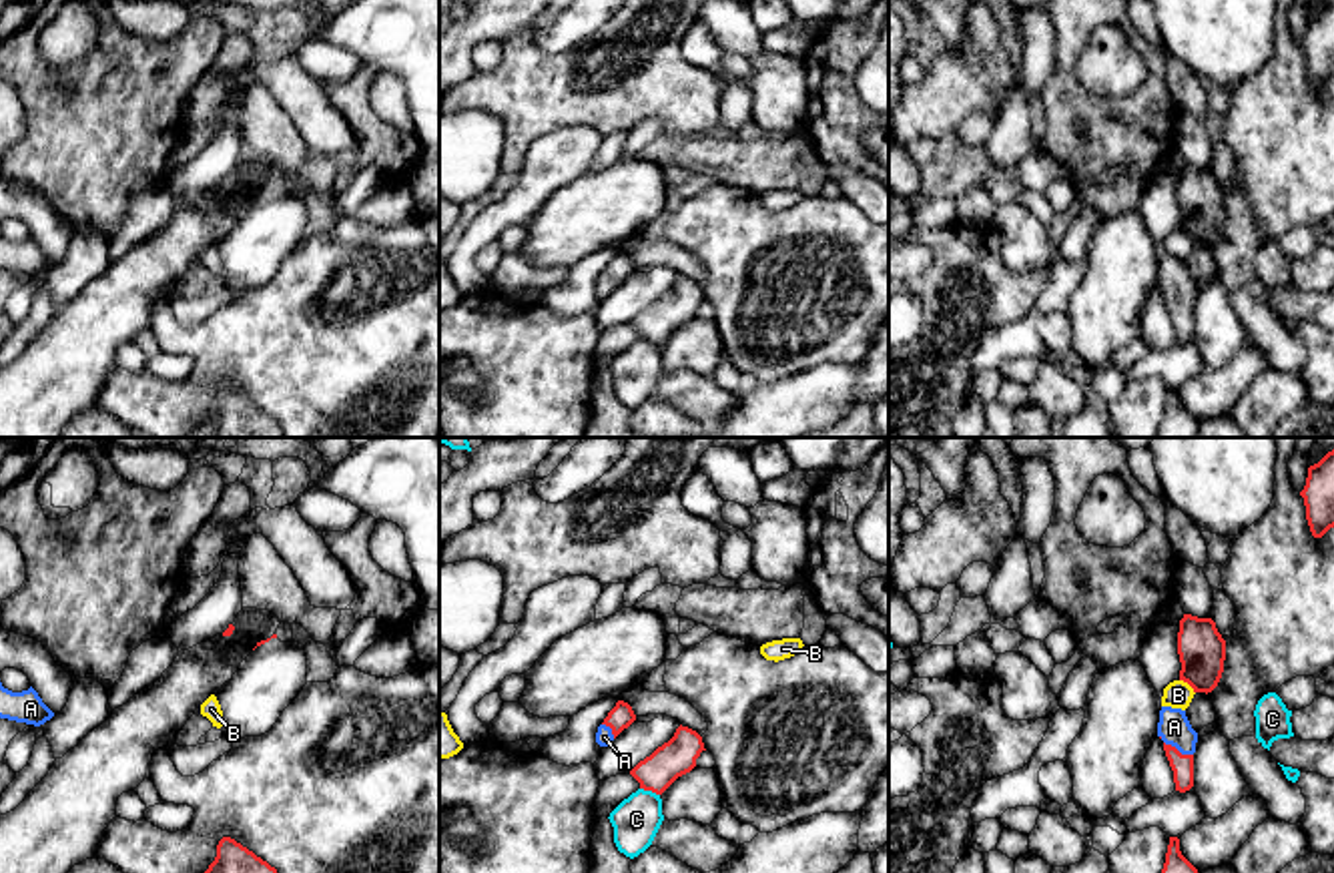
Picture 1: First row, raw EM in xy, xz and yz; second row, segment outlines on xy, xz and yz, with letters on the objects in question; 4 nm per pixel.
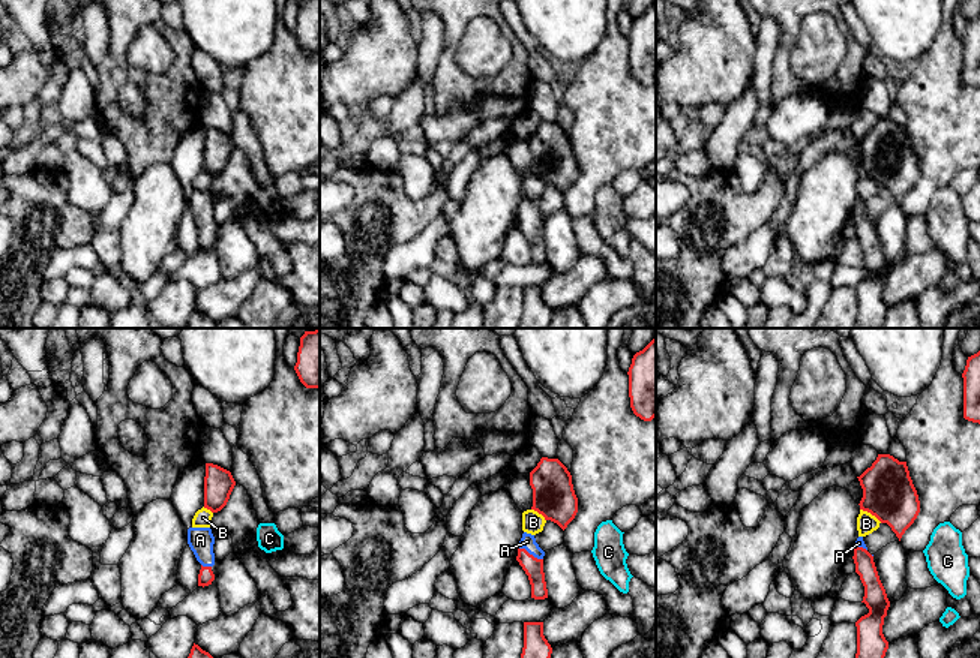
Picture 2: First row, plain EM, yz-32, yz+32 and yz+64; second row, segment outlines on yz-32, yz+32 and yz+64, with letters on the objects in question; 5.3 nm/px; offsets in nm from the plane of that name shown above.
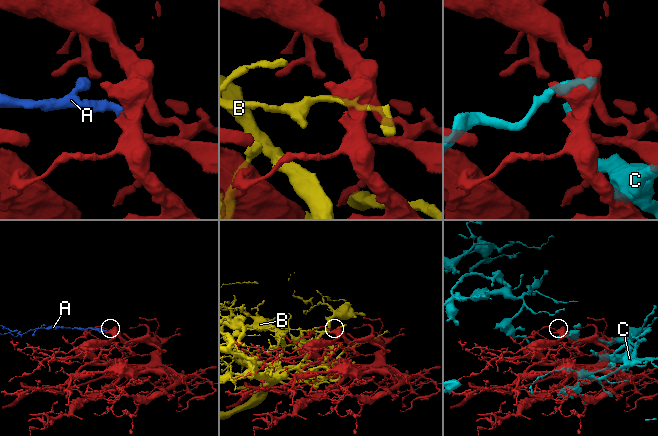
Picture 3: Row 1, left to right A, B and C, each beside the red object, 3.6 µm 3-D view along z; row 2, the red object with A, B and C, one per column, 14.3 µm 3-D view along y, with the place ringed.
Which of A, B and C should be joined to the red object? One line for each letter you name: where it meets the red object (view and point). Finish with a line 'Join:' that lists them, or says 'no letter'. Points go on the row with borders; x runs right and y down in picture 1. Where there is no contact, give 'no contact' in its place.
A: meets red in yz at (1176, 749)
Join: A

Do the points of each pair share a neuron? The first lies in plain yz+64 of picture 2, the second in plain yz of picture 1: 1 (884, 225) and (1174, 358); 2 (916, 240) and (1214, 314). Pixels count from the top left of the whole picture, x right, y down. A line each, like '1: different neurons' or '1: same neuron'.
1: different neurons
2: different neurons

